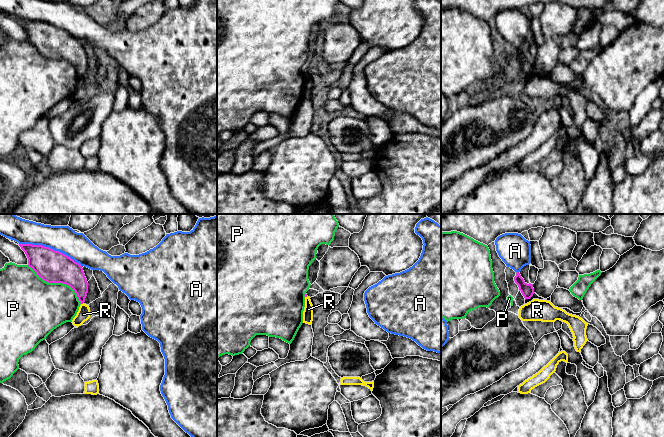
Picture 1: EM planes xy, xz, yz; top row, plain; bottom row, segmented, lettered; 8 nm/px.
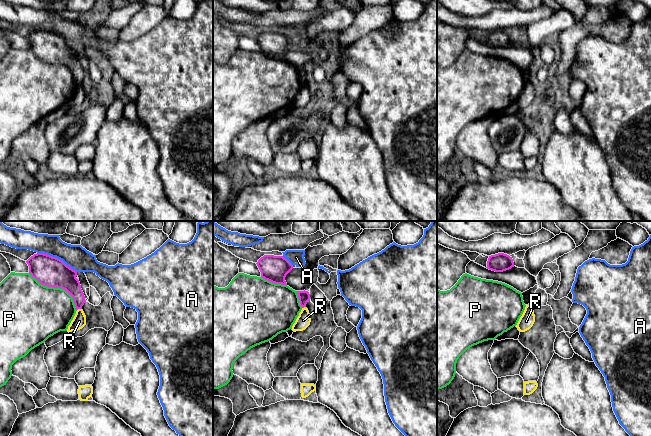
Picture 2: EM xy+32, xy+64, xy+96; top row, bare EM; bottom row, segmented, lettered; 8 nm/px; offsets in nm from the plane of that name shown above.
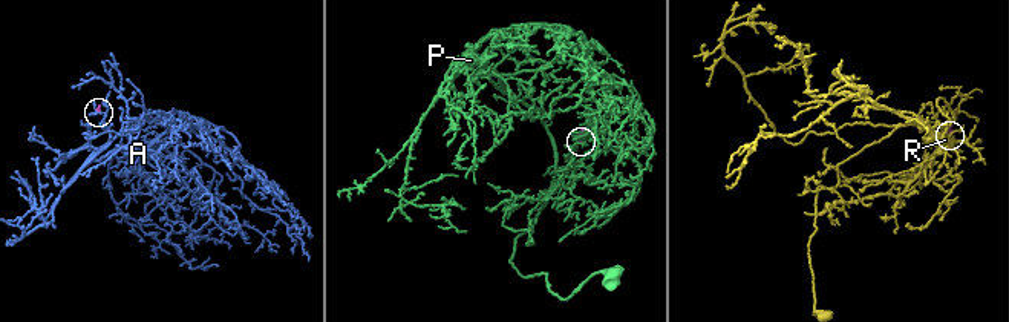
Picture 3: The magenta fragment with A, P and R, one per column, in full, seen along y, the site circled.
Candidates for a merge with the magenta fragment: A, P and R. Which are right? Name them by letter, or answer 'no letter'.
no letter

